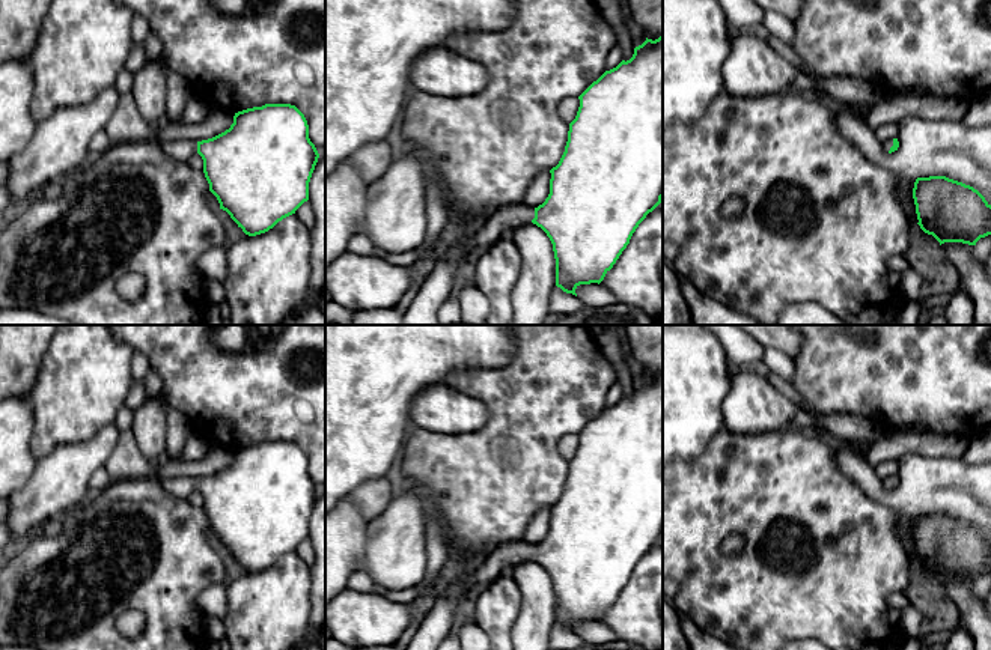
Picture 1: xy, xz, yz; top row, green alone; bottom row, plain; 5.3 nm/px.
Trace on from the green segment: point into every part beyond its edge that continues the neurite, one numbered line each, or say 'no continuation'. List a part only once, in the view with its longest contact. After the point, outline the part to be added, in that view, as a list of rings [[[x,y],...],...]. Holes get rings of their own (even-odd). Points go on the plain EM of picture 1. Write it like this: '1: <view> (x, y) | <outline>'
1: xz (448, 610) | [[[521,540],[509,542],[497,548],[482,566],[452,573],[449,578],[453,585],[449,593],[437,596],[432,609],[405,650],[438,650],[440,644],[455,630],[465,612],[468,591],[477,584],[492,581],[503,567],[532,560],[533,555],[533,545],[523,543]]]

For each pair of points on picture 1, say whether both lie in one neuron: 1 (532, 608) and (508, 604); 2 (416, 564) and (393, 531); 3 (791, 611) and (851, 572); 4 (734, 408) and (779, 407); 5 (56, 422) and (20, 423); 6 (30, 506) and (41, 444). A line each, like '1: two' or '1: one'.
1: two
2: one
3: one
4: one
5: two
6: two

